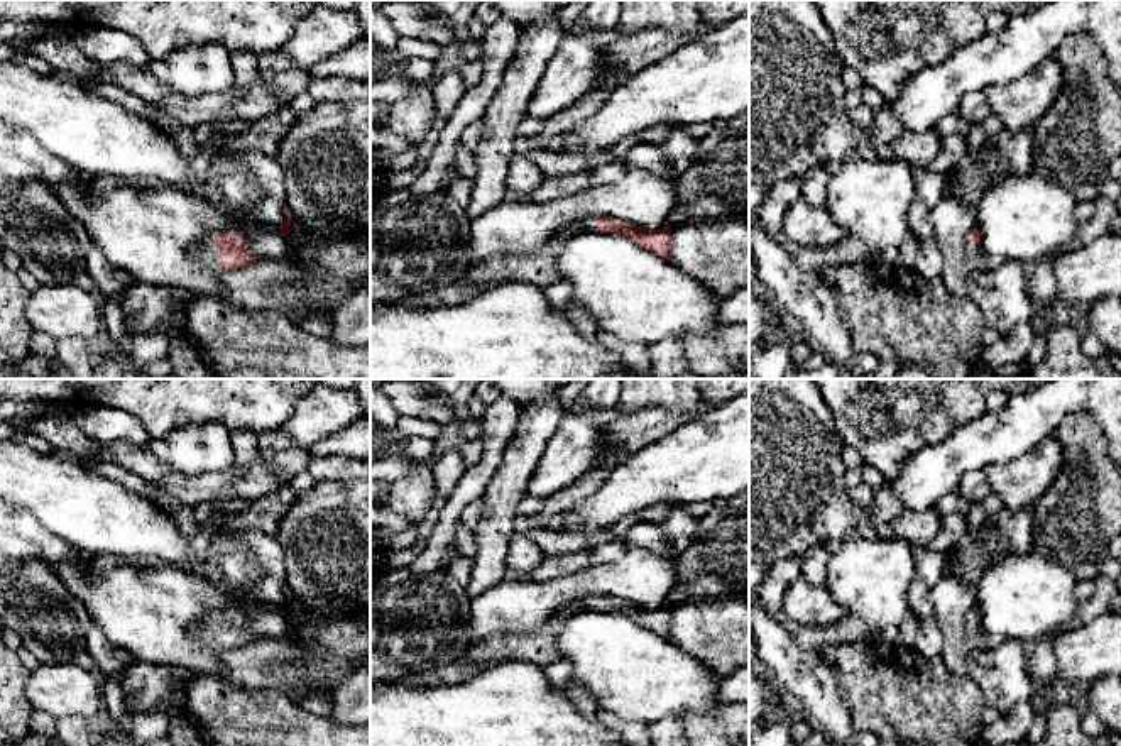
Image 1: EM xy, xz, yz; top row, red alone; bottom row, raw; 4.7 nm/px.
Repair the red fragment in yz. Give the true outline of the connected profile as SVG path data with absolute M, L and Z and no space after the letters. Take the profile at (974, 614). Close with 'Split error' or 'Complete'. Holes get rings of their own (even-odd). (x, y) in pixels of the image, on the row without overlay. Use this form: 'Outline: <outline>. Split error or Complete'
Outline: M974 607L967 617L965 634L967 634L969 645L976 651L992 650L1001 641L999 638L994 638L984 633L981 626L981 612L977 607Z. Split error

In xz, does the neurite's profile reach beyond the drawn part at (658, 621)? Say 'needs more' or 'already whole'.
needs more

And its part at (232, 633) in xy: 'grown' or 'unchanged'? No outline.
grown

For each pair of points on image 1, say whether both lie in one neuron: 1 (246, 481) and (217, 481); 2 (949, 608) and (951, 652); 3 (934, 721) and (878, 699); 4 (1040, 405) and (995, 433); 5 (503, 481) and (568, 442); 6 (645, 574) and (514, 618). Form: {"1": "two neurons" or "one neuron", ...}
{"1": "one neuron", "2": "one neuron", "3": "one neuron", "4": "one neuron", "5": "two neurons", "6": "one neuron"}

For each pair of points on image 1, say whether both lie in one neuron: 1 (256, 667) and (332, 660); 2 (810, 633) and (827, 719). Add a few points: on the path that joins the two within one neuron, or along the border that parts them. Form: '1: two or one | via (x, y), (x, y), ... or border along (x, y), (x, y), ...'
1: one | via (274, 653), (313, 653)
2: two | border along (792, 635), (795, 643), (810, 655)

